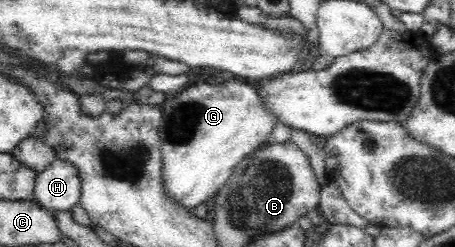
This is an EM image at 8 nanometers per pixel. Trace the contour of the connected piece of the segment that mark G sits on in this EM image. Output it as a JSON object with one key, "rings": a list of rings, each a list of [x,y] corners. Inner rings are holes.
{"rings":[[[230,79],[230,81],[220,81],[220,83],[214,83],[214,87],[210,87],[210,85],[194,85],[194,87],[188,87],[188,89],[183,88],[175,97],[176,99],[172,99],[172,101],[165,100],[160,105],[163,114],[159,126],[162,149],[162,190],[164,190],[164,196],[166,196],[171,203],[181,205],[181,208],[185,209],[185,211],[193,211],[198,205],[206,203],[206,201],[209,201],[219,193],[222,185],[224,185],[230,178],[230,175],[232,175],[233,167],[236,164],[239,164],[252,151],[264,147],[264,145],[271,140],[272,131],[278,122],[261,107],[261,99],[259,99],[257,93],[248,84],[242,81],[232,81],[232,79]]]}

